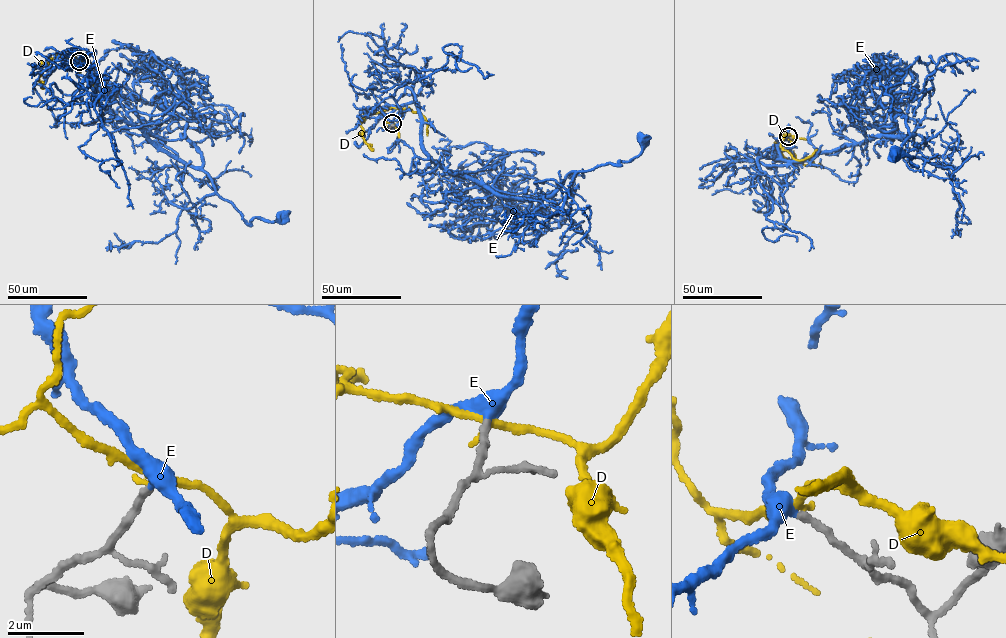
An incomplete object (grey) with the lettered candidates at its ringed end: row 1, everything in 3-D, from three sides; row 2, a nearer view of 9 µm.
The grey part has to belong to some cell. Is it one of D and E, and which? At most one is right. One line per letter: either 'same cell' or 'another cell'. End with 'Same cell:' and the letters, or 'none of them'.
D: another cell
E: same cell
Same cell: E

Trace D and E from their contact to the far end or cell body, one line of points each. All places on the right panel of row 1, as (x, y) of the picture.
D: (788, 136), (783, 136), (779, 147), (774, 143), (783, 156), (807, 165), (820, 166)
E: (788, 136), (780, 157), (801, 161), (877, 134), (914, 134), (901, 149), (917, 167), (913, 156), (894, 155)

